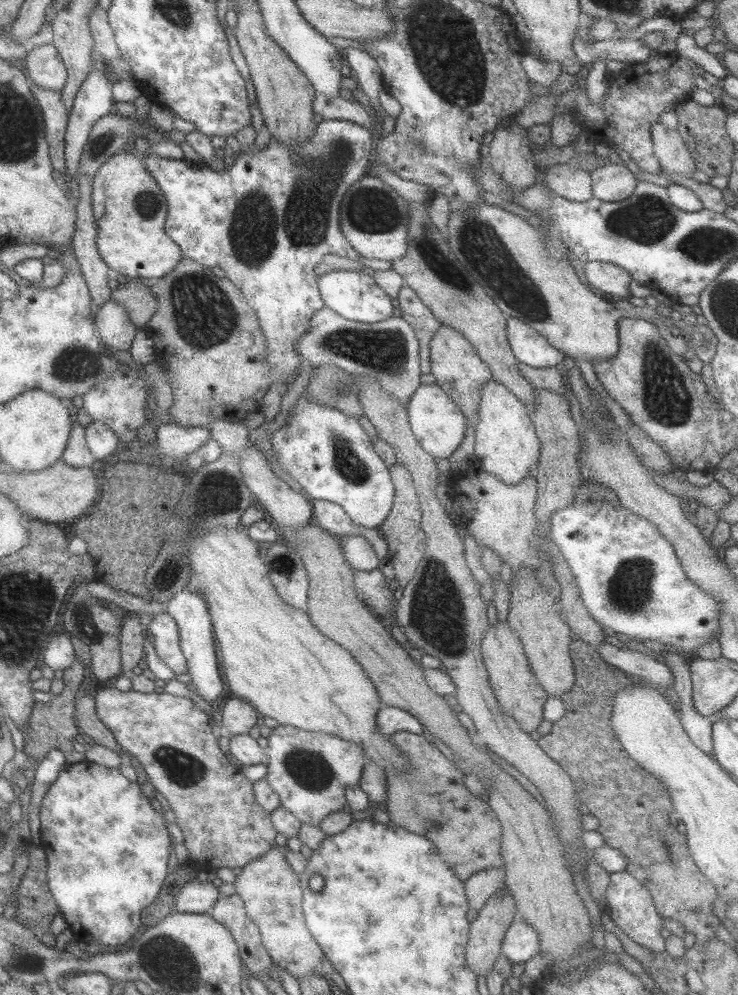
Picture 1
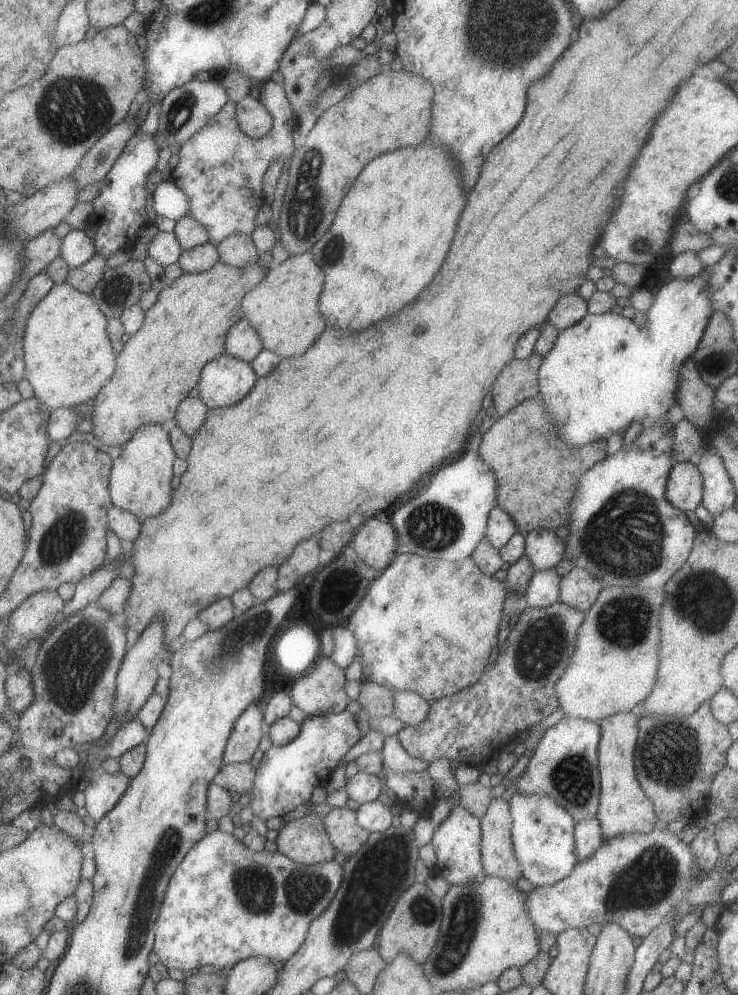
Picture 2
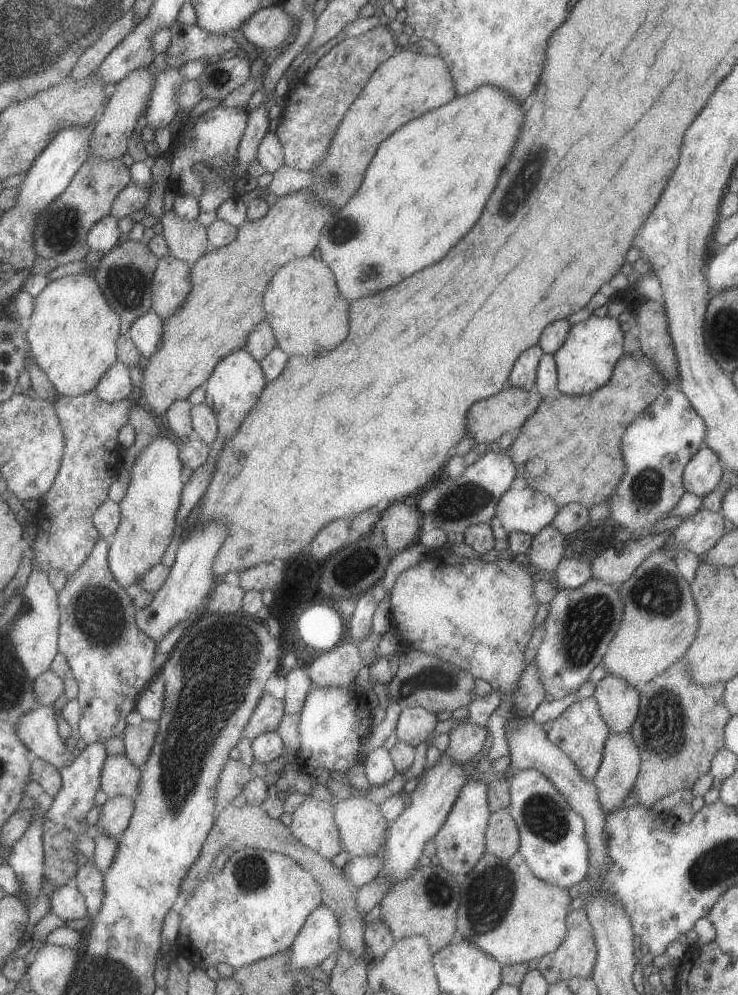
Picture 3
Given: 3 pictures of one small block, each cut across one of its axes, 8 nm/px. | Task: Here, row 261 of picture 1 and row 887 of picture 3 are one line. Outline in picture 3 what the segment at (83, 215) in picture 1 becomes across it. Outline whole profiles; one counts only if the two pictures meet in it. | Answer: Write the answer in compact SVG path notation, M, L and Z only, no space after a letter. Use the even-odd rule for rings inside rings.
M83 861L77 870L73 883L77 884L78 890L84 894L87 912L95 915L100 912L104 904L104 876L96 865Z

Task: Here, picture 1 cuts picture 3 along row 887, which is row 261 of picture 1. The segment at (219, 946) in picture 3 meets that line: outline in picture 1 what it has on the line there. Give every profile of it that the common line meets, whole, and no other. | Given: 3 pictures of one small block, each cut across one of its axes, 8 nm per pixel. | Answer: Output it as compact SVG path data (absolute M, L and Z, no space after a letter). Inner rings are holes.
M324 119L316 126L316 131L311 140L308 140L300 149L290 151L286 149L282 144L276 143L274 140L268 144L267 148L263 150L257 150L256 144L242 148L242 155L235 156L236 162L232 167L224 167L222 170L212 169L210 166L202 163L188 162L186 159L172 160L169 158L161 158L159 155L144 155L142 159L145 162L145 166L150 175L157 181L159 187L164 190L168 206L170 210L168 212L168 218L166 220L166 234L170 236L170 239L174 240L174 243L178 244L182 249L182 256L186 258L194 259L196 262L202 264L208 270L213 268L220 268L224 271L224 277L230 280L246 297L248 304L256 311L256 316L260 322L260 326L266 336L266 352L268 364L270 364L270 370L272 370L271 384L282 384L286 382L286 378L290 378L294 374L294 370L299 368L300 355L296 351L296 342L298 342L298 336L302 336L302 332L306 332L310 328L310 318L314 316L314 312L318 312L322 306L324 306L323 298L319 290L319 278L315 274L315 268L317 264L322 261L324 255L338 255L346 258L352 258L352 260L360 261L361 254L354 250L354 247L348 243L348 239L344 236L344 233L340 231L340 204L346 195L346 192L350 190L358 180L361 180L367 174L369 174L370 167L372 165L372 155L376 146L376 138L363 126L358 123L351 123L347 120L334 120Z

